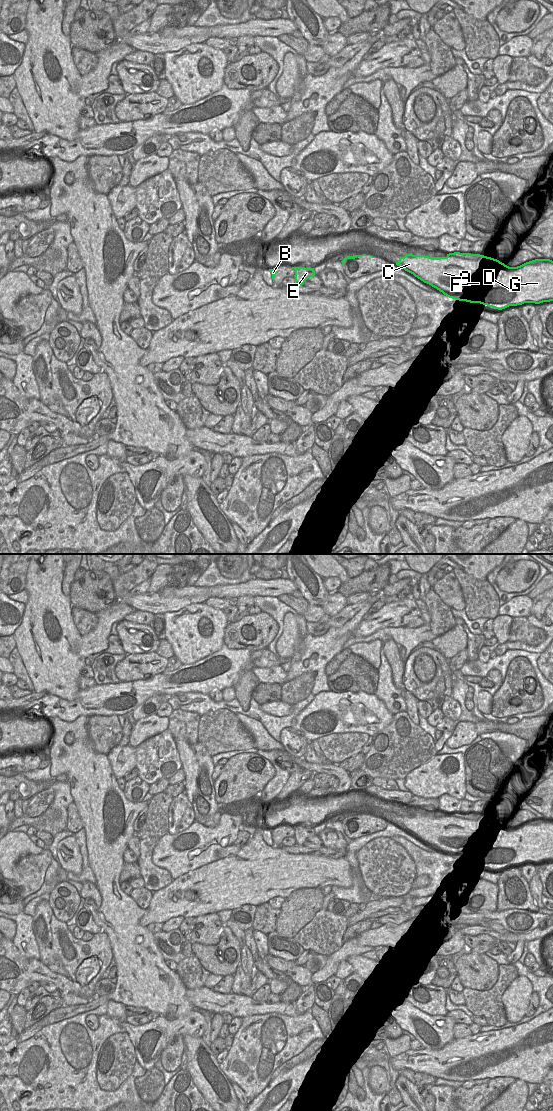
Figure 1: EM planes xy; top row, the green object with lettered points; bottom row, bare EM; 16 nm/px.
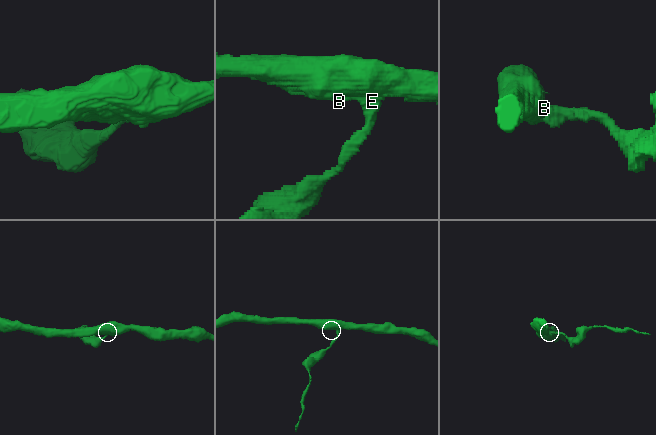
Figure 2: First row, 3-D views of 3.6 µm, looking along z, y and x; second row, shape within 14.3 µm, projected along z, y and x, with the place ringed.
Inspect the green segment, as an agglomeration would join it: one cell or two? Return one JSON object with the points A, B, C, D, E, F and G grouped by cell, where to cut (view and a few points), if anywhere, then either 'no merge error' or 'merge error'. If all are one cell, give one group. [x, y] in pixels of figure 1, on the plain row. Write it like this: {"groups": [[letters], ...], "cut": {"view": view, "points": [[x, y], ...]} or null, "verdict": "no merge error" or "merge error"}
{"groups": [["A", "B", "C", "D", "F", "G"], ["E"]], "cut": {"view": "xy", "points": [[293, 827], [296, 829], [295, 838]]}, "verdict": "merge error"}

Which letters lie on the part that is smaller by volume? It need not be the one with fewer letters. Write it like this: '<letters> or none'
E

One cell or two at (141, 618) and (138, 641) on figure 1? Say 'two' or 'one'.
two

